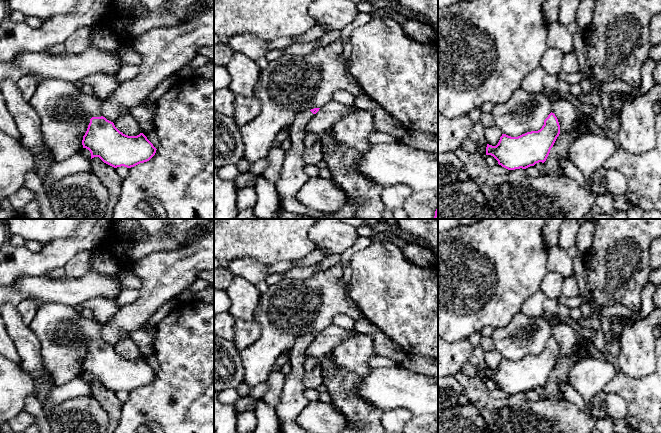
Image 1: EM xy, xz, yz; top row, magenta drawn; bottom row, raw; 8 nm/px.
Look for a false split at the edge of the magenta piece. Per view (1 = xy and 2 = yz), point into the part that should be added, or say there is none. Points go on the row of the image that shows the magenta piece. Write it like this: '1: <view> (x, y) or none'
1: none
2: none

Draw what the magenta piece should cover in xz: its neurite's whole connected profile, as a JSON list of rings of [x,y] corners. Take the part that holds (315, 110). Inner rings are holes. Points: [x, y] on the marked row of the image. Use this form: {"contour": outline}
{"contour": [[[314,108],[299,113],[290,125],[290,135],[292,147],[286,153],[279,176],[275,182],[275,187],[280,198],[296,197],[297,193],[305,182],[309,179],[304,172],[306,163],[304,155],[304,130],[310,119],[319,111]]]}

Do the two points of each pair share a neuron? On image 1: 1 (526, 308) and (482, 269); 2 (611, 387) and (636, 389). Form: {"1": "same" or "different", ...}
{"1": "different", "2": "same"}

